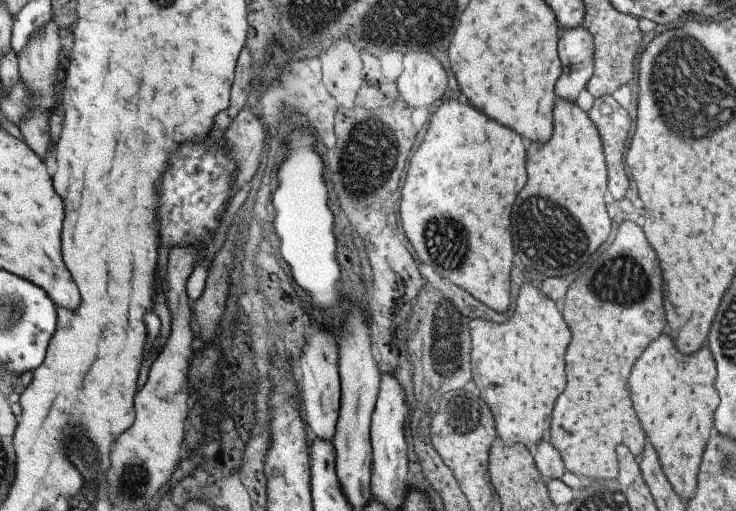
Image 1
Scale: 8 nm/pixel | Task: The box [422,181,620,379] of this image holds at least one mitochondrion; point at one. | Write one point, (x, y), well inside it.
(539, 214)

